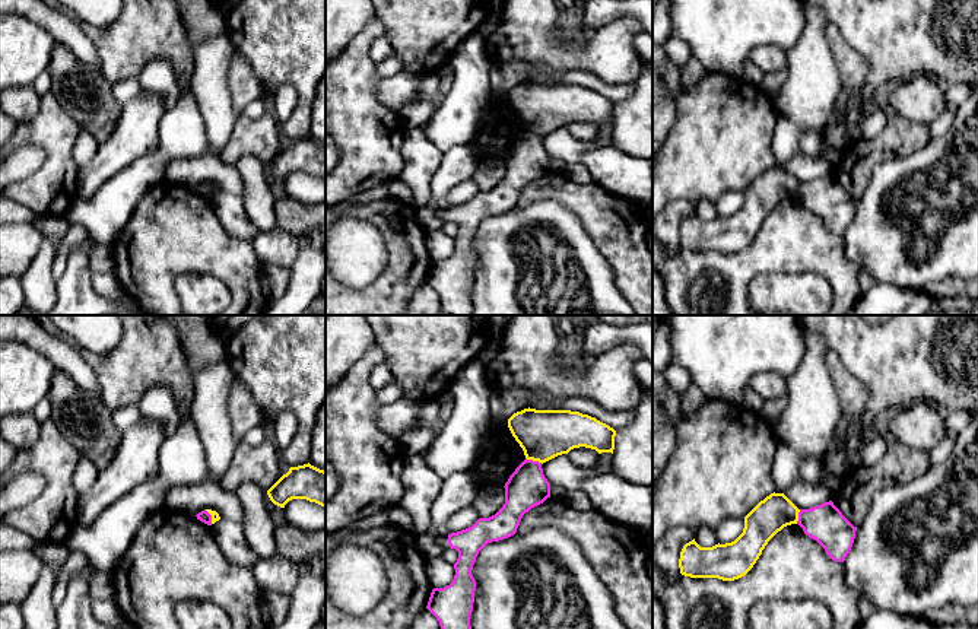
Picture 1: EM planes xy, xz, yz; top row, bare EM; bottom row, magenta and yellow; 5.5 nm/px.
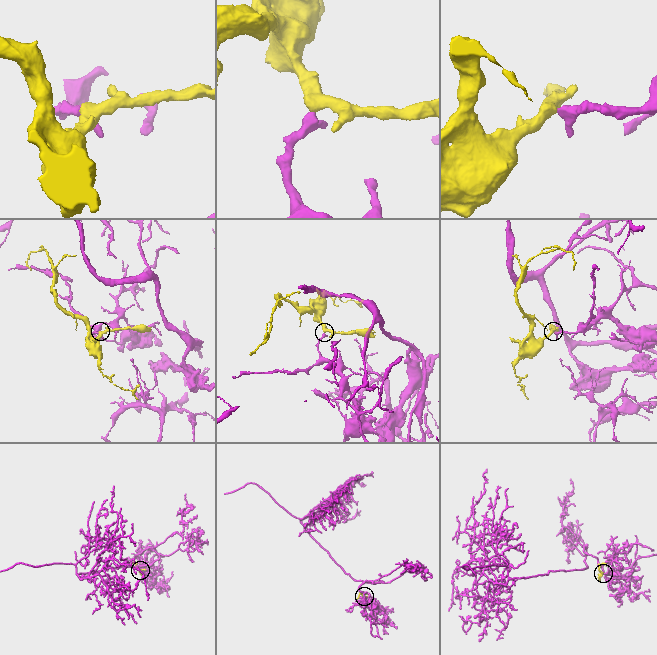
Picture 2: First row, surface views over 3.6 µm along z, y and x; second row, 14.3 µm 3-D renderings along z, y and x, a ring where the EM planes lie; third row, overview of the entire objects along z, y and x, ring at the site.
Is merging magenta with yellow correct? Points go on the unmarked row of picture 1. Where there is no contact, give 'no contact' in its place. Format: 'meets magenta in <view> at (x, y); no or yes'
meets magenta in xz at (534, 134); no

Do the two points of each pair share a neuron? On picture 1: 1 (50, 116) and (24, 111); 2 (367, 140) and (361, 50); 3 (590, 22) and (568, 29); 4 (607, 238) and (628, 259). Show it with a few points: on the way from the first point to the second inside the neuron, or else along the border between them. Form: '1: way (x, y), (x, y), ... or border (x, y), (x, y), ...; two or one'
1: border (41, 97), (38, 111), (18, 124); two
2: way (361, 118), (361, 72); one
3: way (584, 25), (574, 29); one
4: way (612, 242), (624, 254); one

